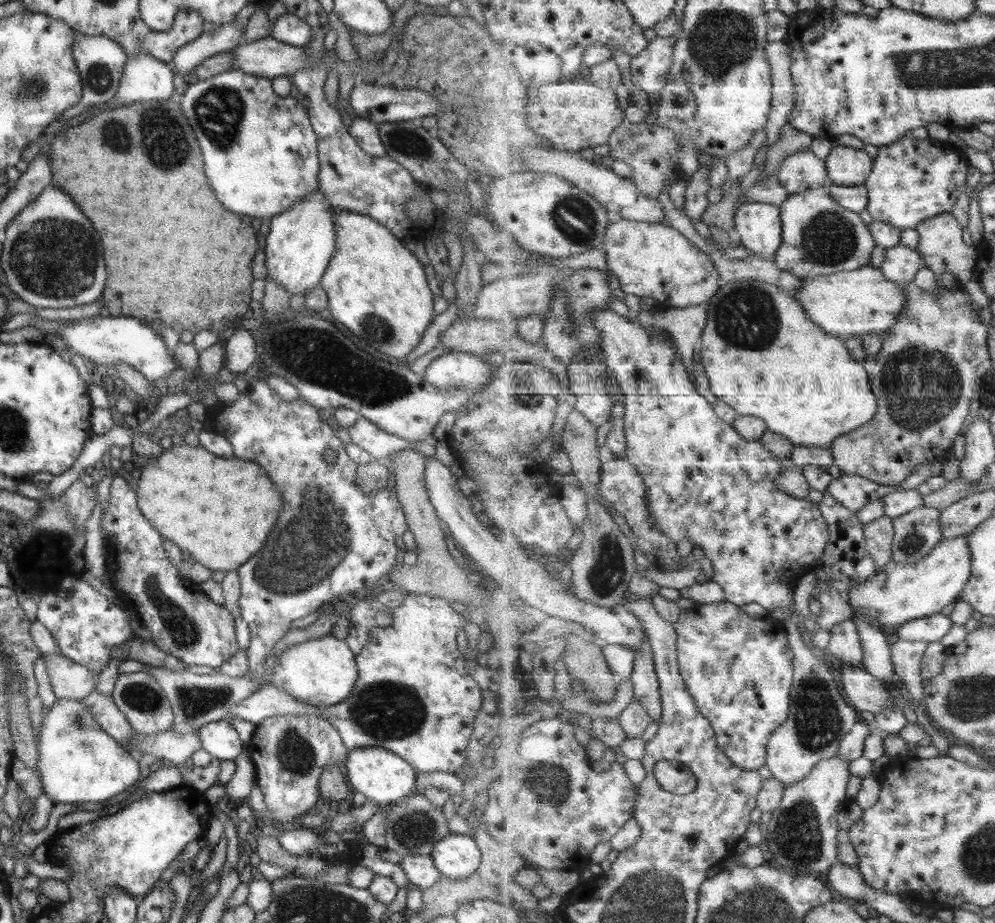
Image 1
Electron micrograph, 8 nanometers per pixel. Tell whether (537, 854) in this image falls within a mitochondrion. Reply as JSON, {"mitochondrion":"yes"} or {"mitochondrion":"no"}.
{"mitochondrion":"no"}

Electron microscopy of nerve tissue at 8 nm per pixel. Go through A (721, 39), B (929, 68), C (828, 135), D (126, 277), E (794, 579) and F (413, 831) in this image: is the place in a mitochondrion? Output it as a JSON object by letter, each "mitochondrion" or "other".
{"A":"mitochondrion","B":"mitochondrion","C":"other","D":"other","E":"other","F":"mitochondrion"}

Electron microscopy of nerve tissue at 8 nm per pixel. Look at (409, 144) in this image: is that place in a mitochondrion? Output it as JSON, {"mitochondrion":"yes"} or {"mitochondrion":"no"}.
{"mitochondrion":"yes"}

